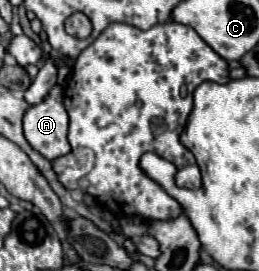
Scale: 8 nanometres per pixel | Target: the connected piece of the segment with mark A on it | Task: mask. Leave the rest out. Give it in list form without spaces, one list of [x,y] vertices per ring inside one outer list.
[[[55,85],[39,105],[29,105],[23,115],[23,131],[33,149],[55,159],[71,151],[67,141],[69,117],[63,107],[63,91]]]

